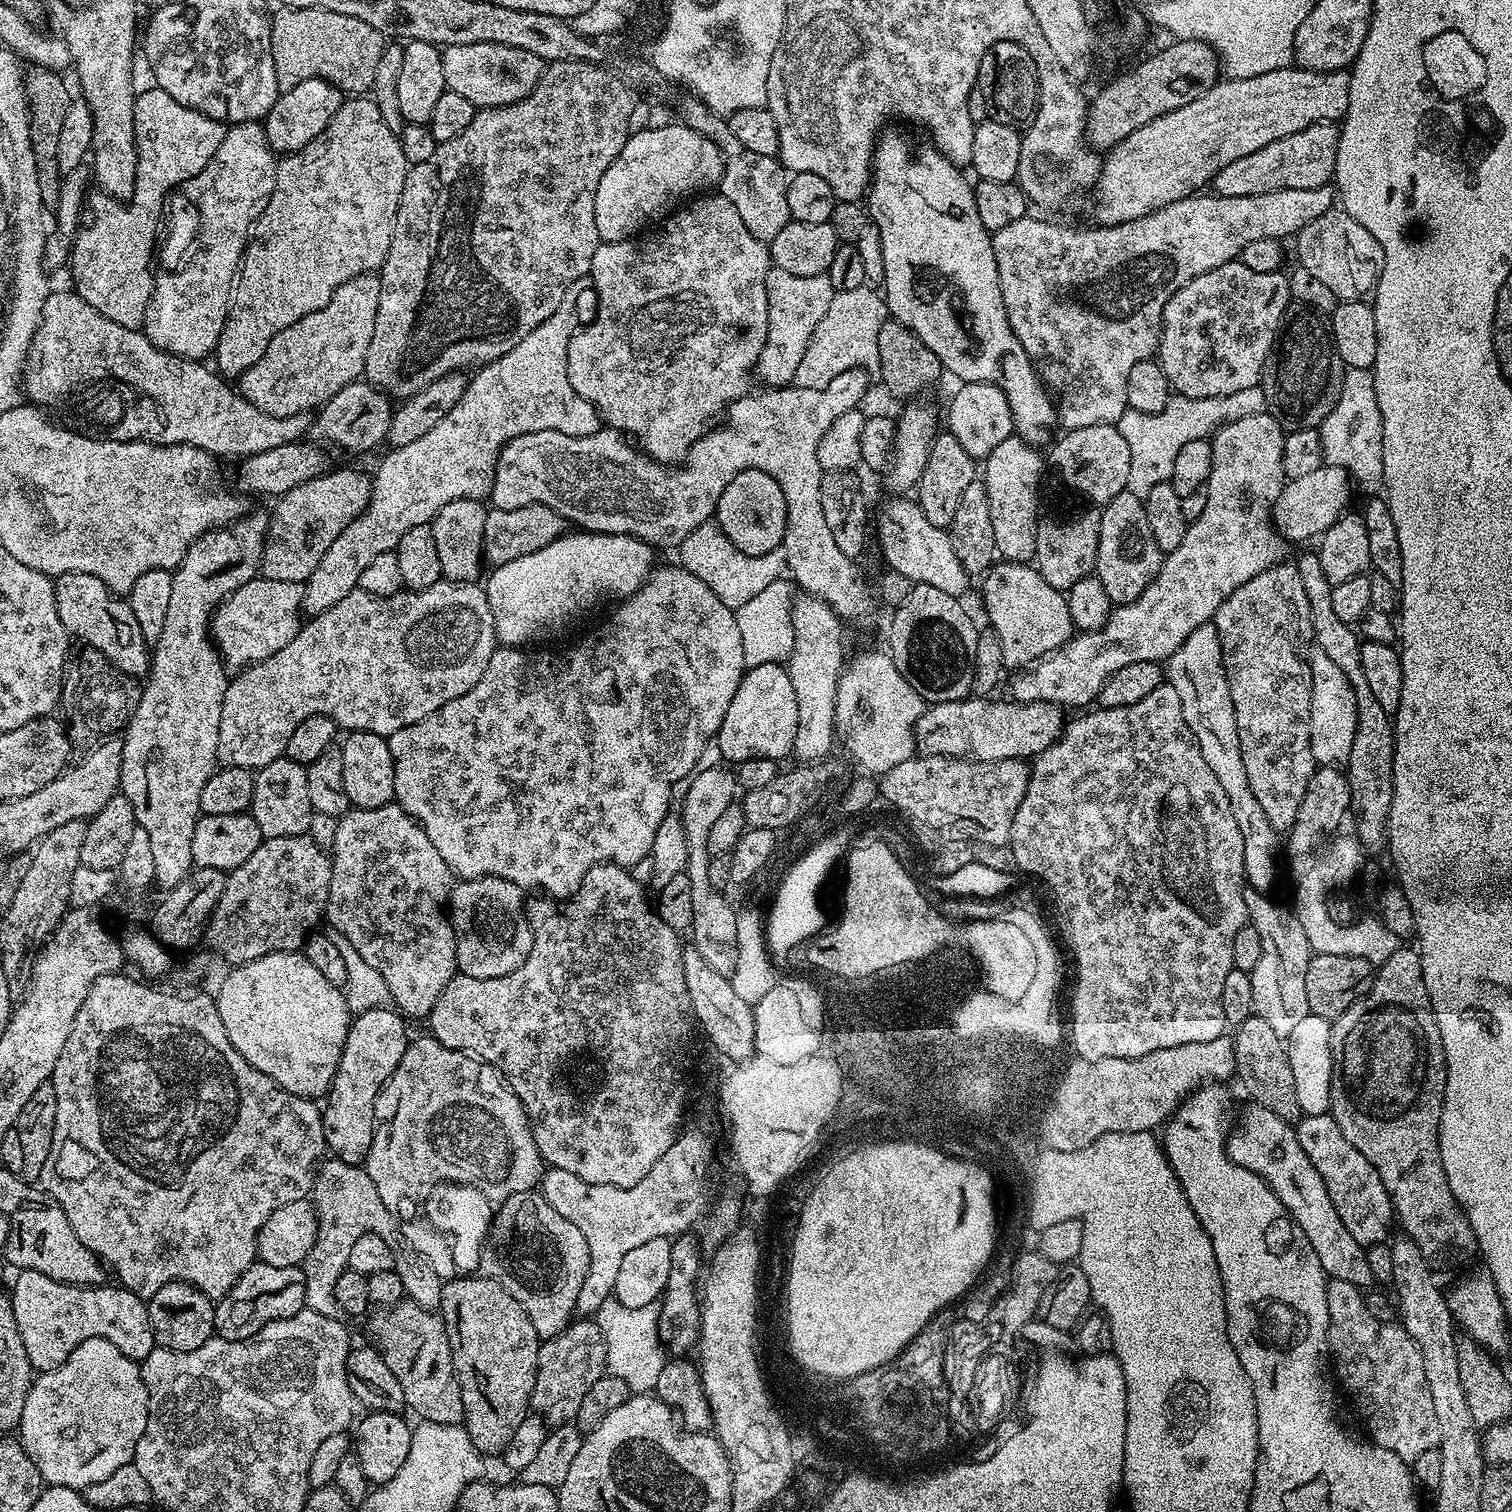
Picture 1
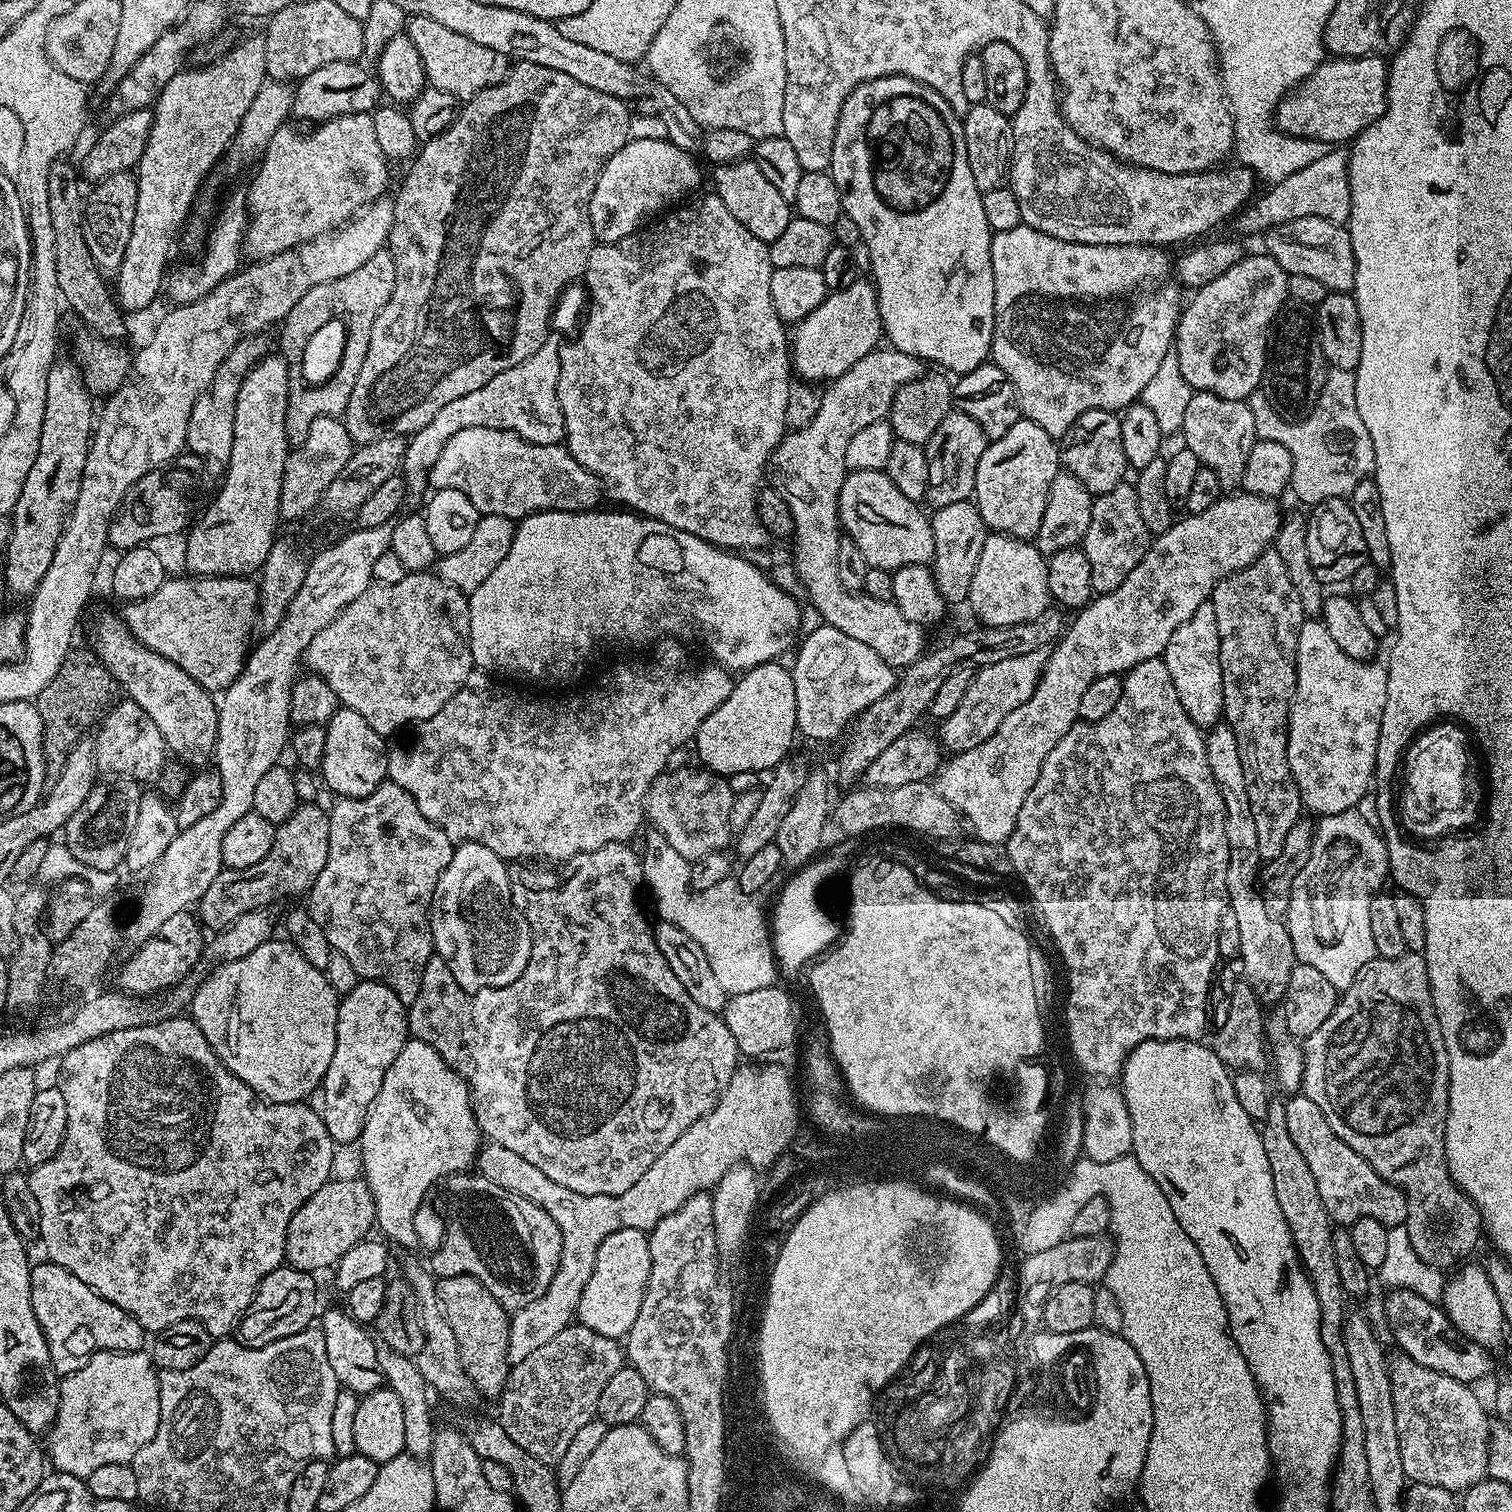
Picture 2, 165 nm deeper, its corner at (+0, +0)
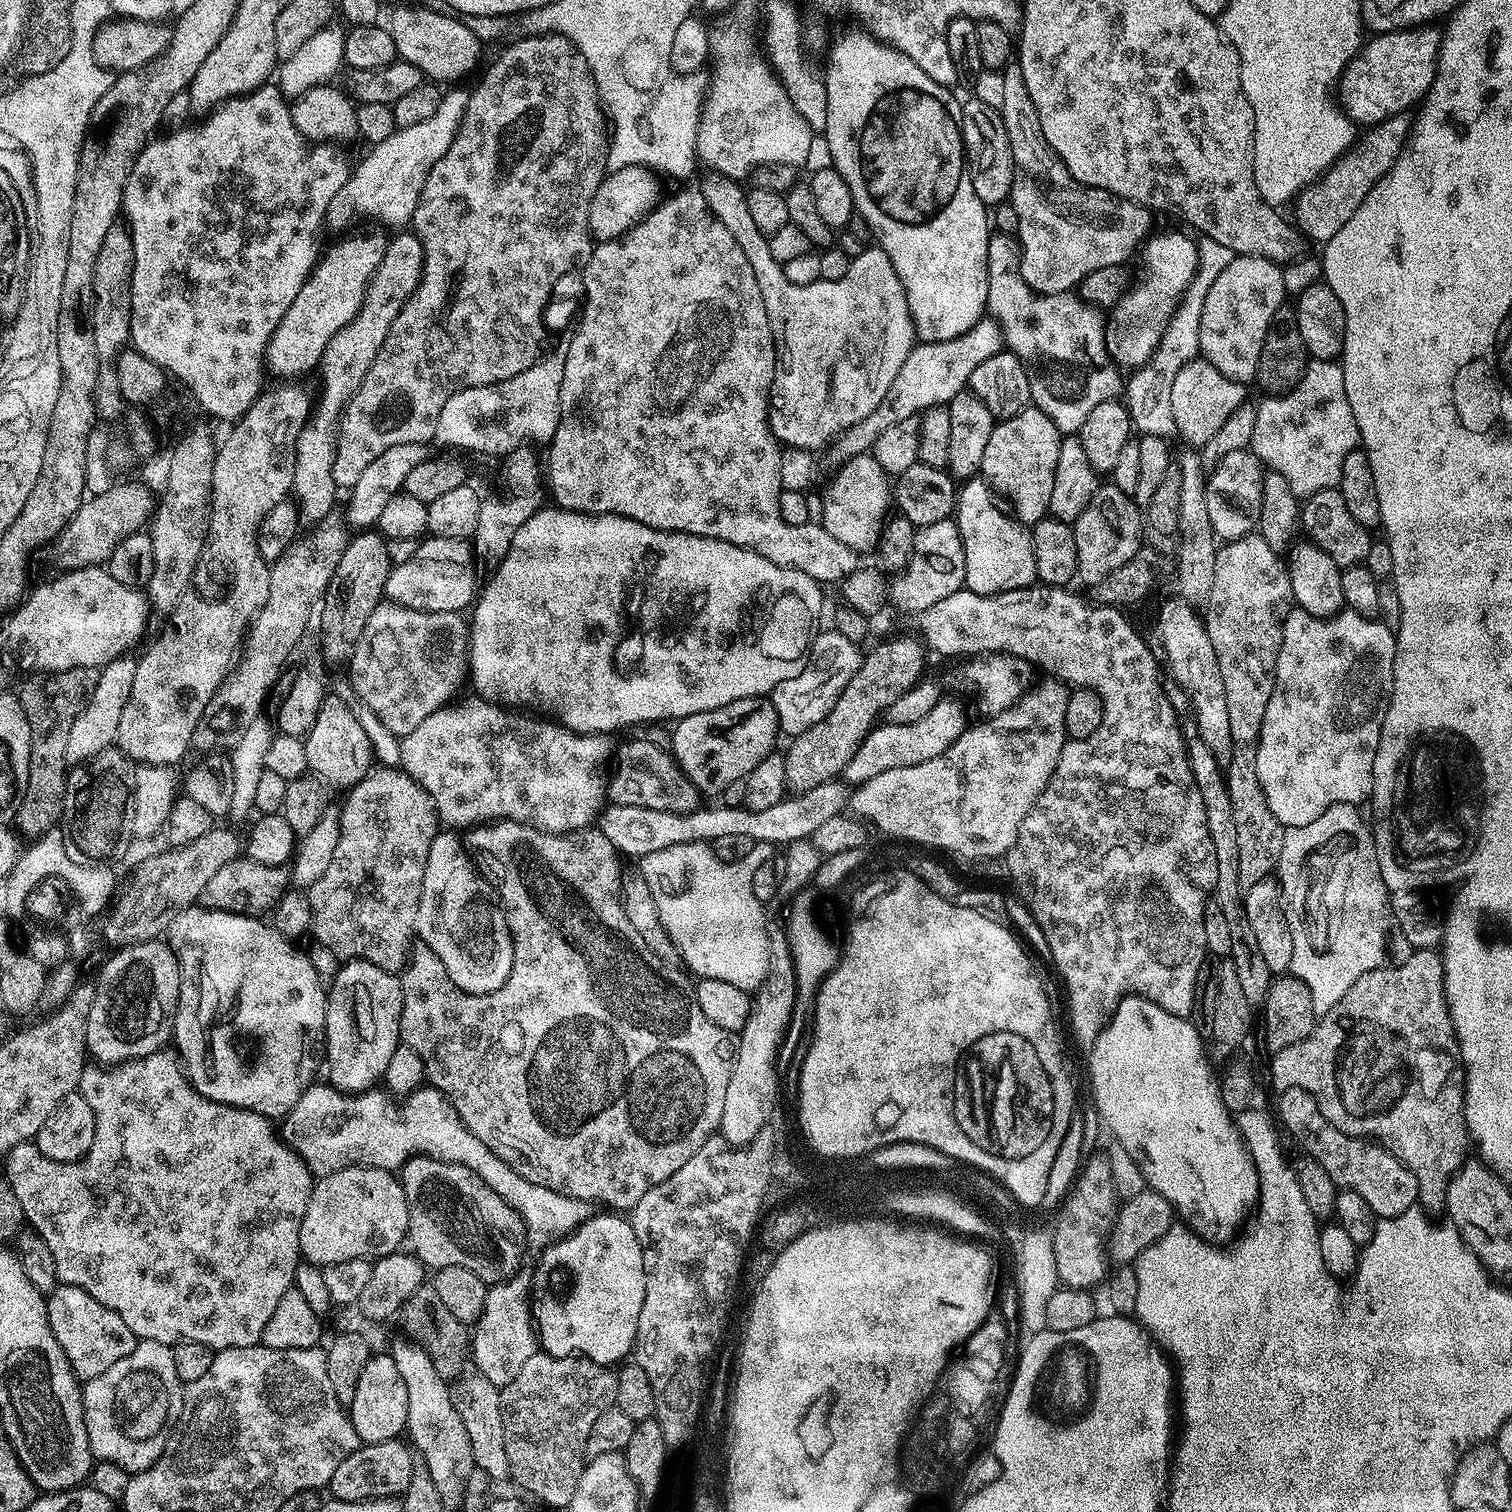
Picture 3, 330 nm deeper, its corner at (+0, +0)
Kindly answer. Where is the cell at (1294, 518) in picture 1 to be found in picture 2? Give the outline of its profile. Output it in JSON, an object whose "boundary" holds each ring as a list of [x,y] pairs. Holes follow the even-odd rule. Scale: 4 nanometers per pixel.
{"boundary":[[[1236,494],[1225,495],[1218,502],[1214,502],[1214,506],[1210,506],[1210,510],[1184,514],[1181,520],[1179,517],[1165,532],[1159,533],[1159,535],[1149,543],[1142,562],[1138,562],[1138,566],[1134,566],[1134,570],[1130,570],[1130,574],[1126,574],[1126,582],[1122,582],[1122,586],[1118,586],[1109,592],[1099,593],[1091,603],[1075,613],[1076,621],[1074,621],[1073,624],[1071,621],[1071,623],[1065,627],[1060,639],[1055,641],[1054,647],[1048,652],[1048,660],[1044,664],[1044,673],[1040,675],[1040,681],[1034,690],[1034,694],[1030,694],[1030,698],[1026,702],[1022,702],[1022,706],[1018,706],[1018,710],[1010,710],[1010,714],[1006,714],[1006,718],[1002,718],[998,730],[994,730],[994,734],[990,738],[986,738],[986,742],[982,742],[978,746],[974,746],[965,752],[955,753],[951,758],[948,758],[952,760],[945,759],[943,763],[941,763],[934,784],[940,793],[940,797],[945,799],[950,806],[959,812],[963,823],[967,825],[969,829],[972,827],[970,832],[975,839],[981,840],[982,842],[994,842],[995,844],[1007,845],[1010,834],[1018,822],[1018,810],[1022,810],[1022,802],[1026,798],[1026,794],[1030,794],[1030,790],[1034,790],[1034,782],[1038,782],[1038,774],[1042,770],[1042,762],[1046,762],[1046,754],[1050,754],[1050,750],[1054,750],[1054,746],[1058,746],[1058,742],[1062,742],[1066,730],[1070,730],[1080,720],[1078,705],[1082,702],[1082,693],[1086,691],[1086,686],[1090,686],[1090,682],[1094,682],[1094,678],[1127,674],[1131,668],[1138,666],[1142,662],[1163,657],[1164,651],[1166,650],[1166,642],[1170,642],[1170,634],[1174,634],[1174,630],[1178,626],[1182,626],[1182,622],[1186,622],[1186,618],[1190,618],[1190,614],[1194,614],[1194,610],[1198,610],[1198,606],[1209,603],[1212,592],[1218,586],[1218,582],[1225,580],[1230,574],[1234,574],[1238,570],[1250,566],[1250,562],[1254,562],[1262,553],[1269,551],[1269,549],[1273,547],[1282,519],[1282,508],[1276,505],[1279,503],[1277,503],[1275,499],[1267,496],[1253,496],[1251,494],[1239,494],[1240,496],[1232,495]]]}

